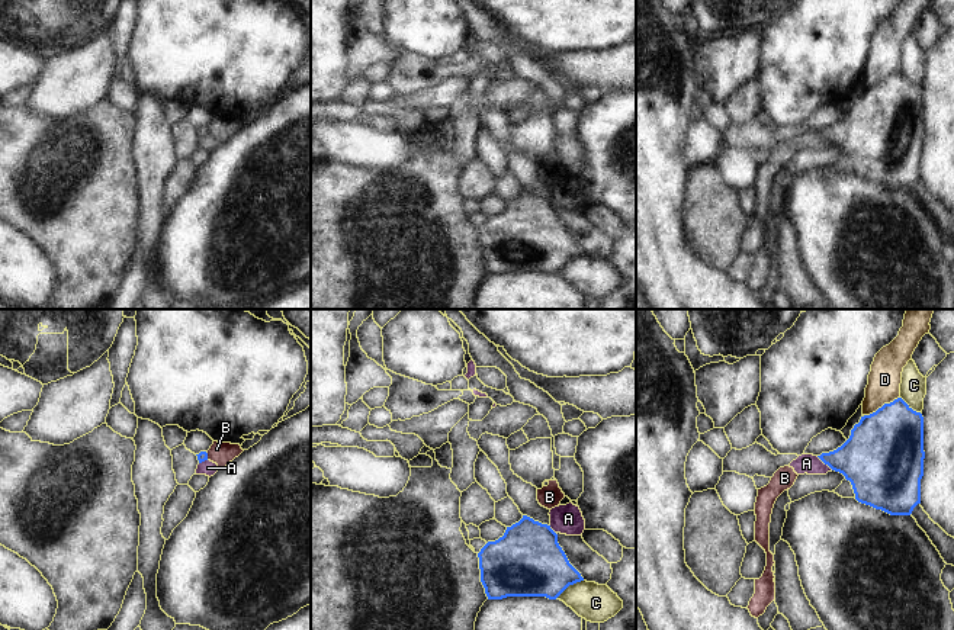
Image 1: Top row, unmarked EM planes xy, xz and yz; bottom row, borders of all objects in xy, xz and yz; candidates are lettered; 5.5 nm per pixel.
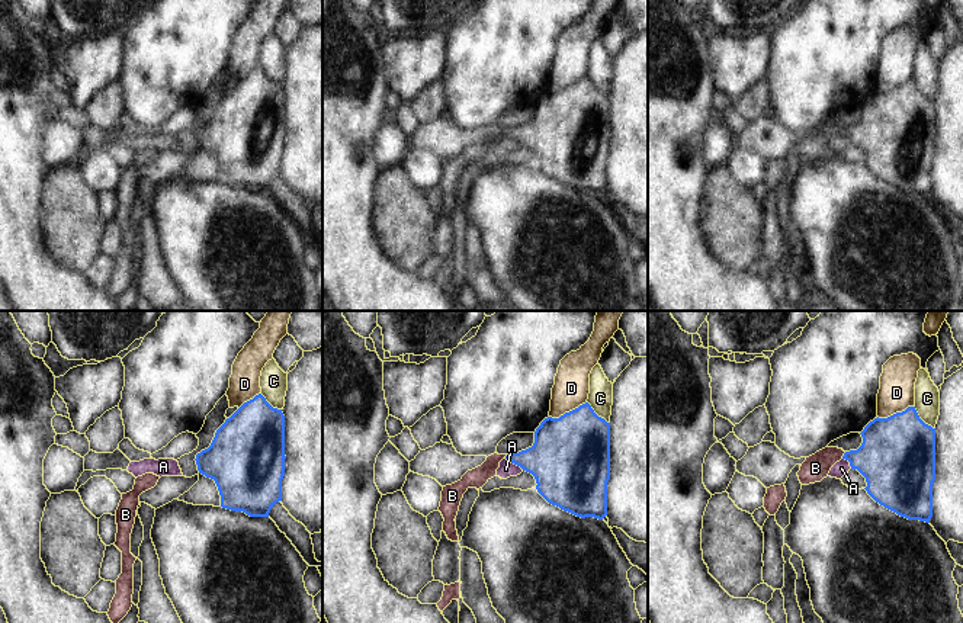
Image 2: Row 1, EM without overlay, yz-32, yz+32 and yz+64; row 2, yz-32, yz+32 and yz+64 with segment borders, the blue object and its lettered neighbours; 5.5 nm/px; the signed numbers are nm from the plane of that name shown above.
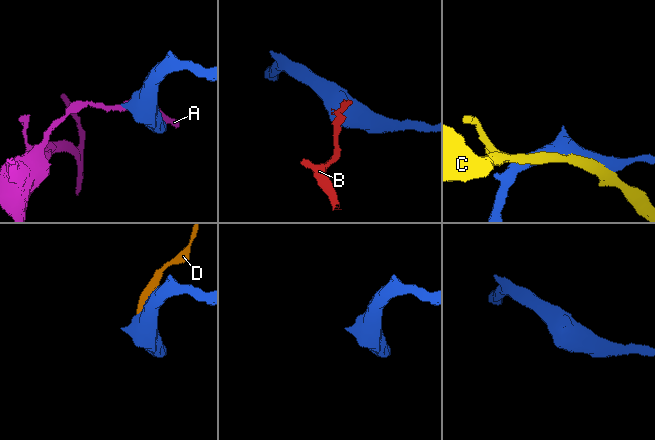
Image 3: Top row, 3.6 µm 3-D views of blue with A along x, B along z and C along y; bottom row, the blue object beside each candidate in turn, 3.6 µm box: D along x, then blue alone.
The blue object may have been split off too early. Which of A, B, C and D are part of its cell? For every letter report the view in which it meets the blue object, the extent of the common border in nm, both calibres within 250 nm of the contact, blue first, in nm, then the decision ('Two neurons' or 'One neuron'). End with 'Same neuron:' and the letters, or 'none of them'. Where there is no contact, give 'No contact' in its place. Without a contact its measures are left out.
A: Touches blue in yz. Shared border 120 nm. Thickness 340 nm (blue) against 110 nm. Two neurons
B: Touches blue in xy. Shared border 50 nm. Thickness 60 nm (blue) against 130 nm. Two neurons
C: Touches blue in xz. Shared border 180 nm. Thickness 380 nm (blue) against 220 nm. Two neurons
D: Touches blue in yz. Shared border 220 nm. Thickness 420 nm (blue) against 180 nm. Two neurons
Same neuron: none of them.

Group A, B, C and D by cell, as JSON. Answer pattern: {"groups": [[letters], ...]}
{"groups": [["A"], ["B"], ["C"], ["D"]]}

